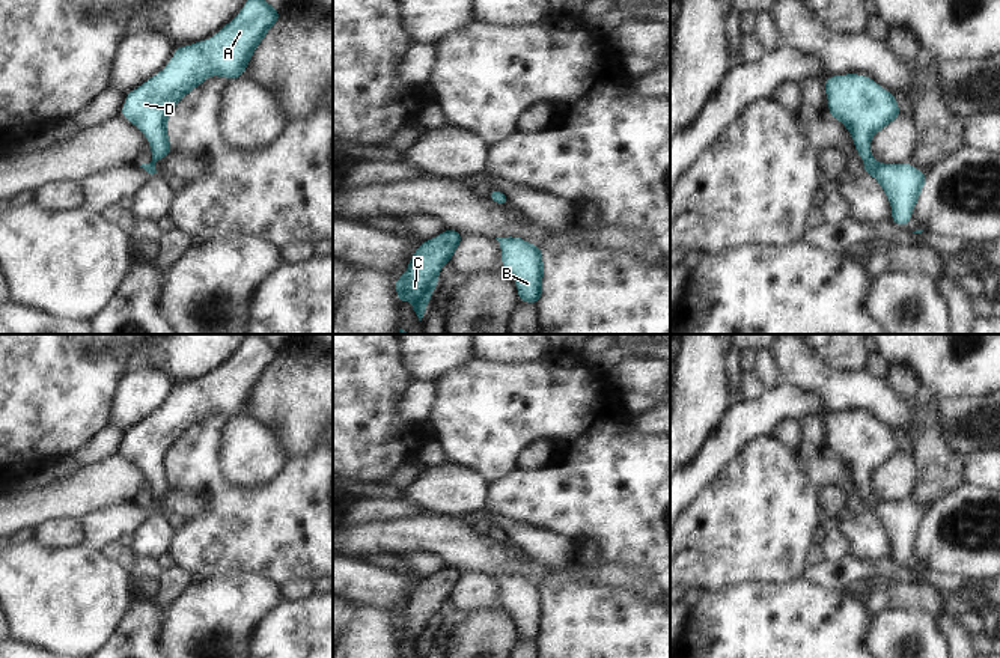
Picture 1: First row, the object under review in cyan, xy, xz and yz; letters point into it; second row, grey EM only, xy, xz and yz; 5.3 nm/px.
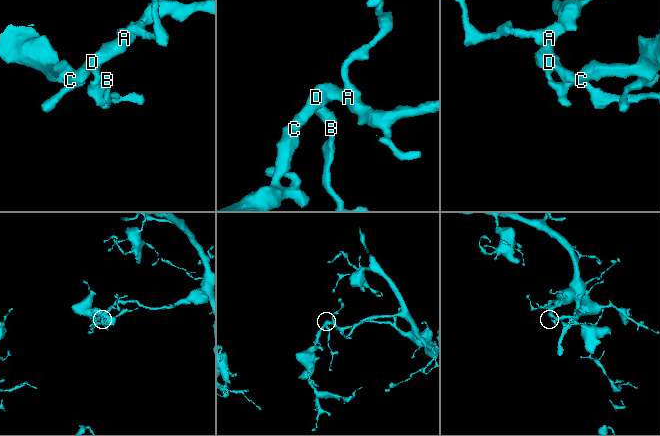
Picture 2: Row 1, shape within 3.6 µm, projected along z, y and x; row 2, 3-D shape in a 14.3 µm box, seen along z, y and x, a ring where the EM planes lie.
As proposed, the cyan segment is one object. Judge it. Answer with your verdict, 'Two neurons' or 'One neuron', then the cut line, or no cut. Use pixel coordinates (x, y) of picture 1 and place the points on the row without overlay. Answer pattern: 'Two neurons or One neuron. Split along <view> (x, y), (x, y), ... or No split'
Two neurons. Split along yz (877, 500), (865, 503)

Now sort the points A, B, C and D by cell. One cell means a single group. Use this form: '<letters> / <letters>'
A C D / B

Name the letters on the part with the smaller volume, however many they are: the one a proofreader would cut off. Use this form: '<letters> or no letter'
B

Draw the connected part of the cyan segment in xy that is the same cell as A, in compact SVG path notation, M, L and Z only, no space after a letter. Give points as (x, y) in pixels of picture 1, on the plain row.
M248 334L233 358L217 372L187 384L176 384L167 404L127 431L120 453L149 477L155 498L172 489L167 458L176 441L209 413L236 417L280 351L261 334Z

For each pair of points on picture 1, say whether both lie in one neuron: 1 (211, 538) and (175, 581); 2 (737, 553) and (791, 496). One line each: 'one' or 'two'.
1: two
2: one

